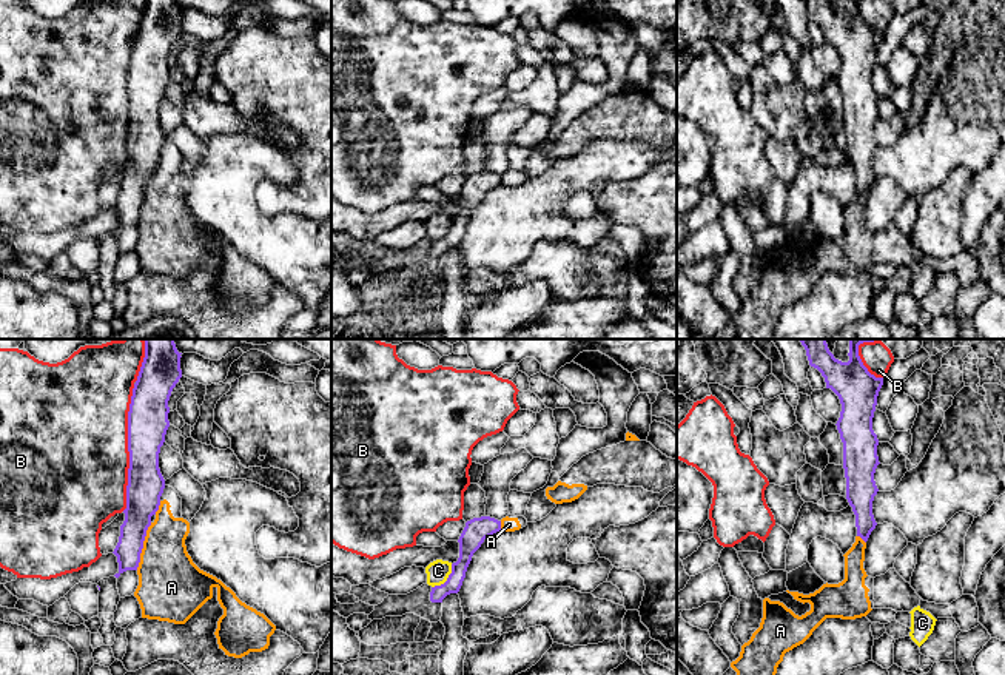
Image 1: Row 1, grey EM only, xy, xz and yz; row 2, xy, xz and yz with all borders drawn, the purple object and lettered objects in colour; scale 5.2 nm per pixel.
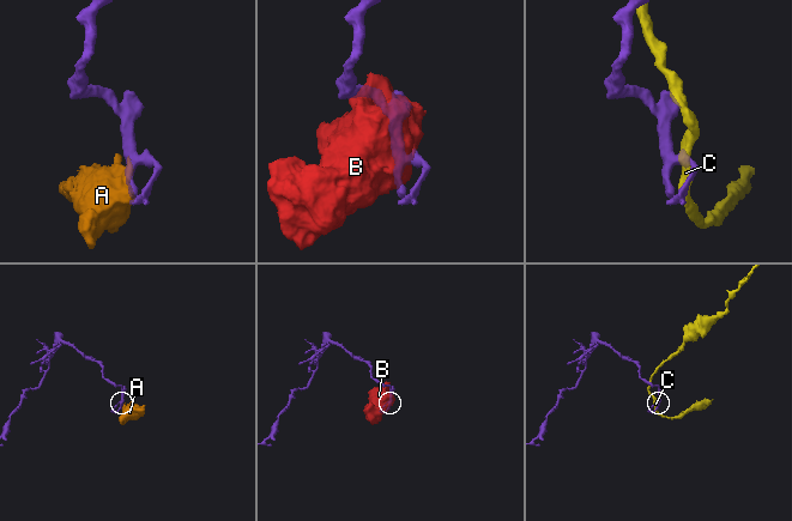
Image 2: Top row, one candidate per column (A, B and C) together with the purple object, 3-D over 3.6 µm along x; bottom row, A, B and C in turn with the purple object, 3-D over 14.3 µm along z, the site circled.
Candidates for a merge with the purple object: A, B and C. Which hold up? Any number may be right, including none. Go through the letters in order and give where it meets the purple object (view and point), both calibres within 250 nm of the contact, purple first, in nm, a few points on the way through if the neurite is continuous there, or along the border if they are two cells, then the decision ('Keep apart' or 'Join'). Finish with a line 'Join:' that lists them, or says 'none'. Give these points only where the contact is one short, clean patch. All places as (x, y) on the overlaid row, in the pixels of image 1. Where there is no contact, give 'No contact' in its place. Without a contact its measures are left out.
A: Touches purple at xy (142, 546). Thickness 180 nm (purple) against 340 nm. Boundary: xy (151, 523), (136, 569). Keep apart
B: Touches purple at xy (128, 447). Thickness 200 nm (purple) against 500 nm. Keep apart
C: Touches purple at xz (447, 580). Thickness 120 nm (purple) against 120 nm. Boundary: xz (452, 564), (449, 577), (432, 587). Keep apart
Join: none

